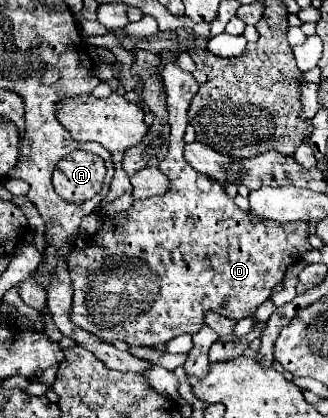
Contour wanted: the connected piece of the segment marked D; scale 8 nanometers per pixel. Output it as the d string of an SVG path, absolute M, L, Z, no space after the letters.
M164 62L160 76L168 96L170 146L158 168L162 174L170 176L170 190L158 198L134 200L126 212L104 218L100 230L88 238L88 246L84 250L74 248L74 254L70 254L70 280L74 290L70 318L74 318L74 324L82 330L104 340L120 340L128 346L146 346L164 352L172 338L184 332L198 332L204 324L206 310L214 310L232 320L254 316L256 308L270 298L272 288L282 282L288 266L298 262L302 254L312 248L308 242L308 222L282 226L254 218L240 210L218 182L186 164L182 156L184 130L188 124L186 112L200 84L190 72L182 70L178 62Z

